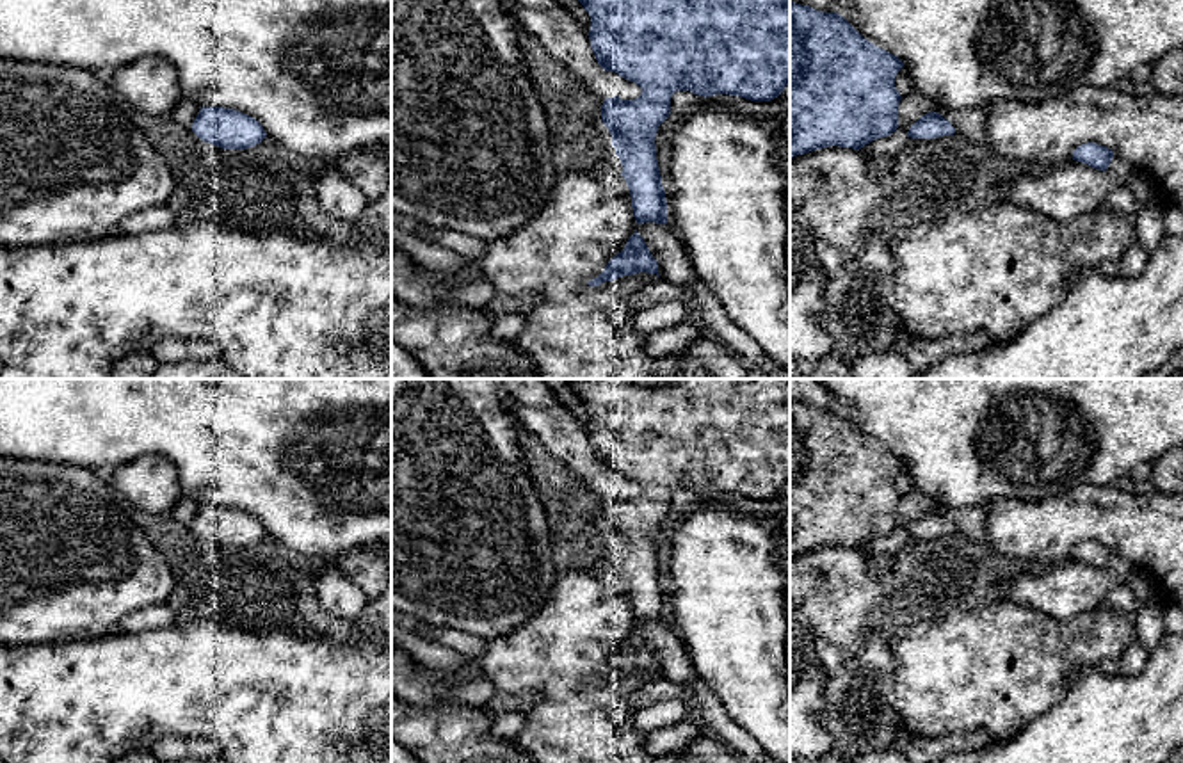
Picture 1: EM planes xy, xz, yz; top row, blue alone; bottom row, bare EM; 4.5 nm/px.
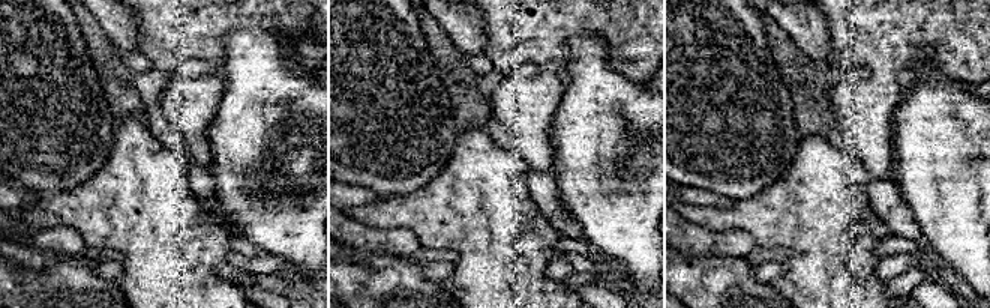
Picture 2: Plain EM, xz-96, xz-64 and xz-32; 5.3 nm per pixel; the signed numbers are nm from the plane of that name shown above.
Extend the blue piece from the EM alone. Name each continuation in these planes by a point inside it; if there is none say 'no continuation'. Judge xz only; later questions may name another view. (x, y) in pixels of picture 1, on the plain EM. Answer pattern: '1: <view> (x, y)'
1: xz (612, 559)

